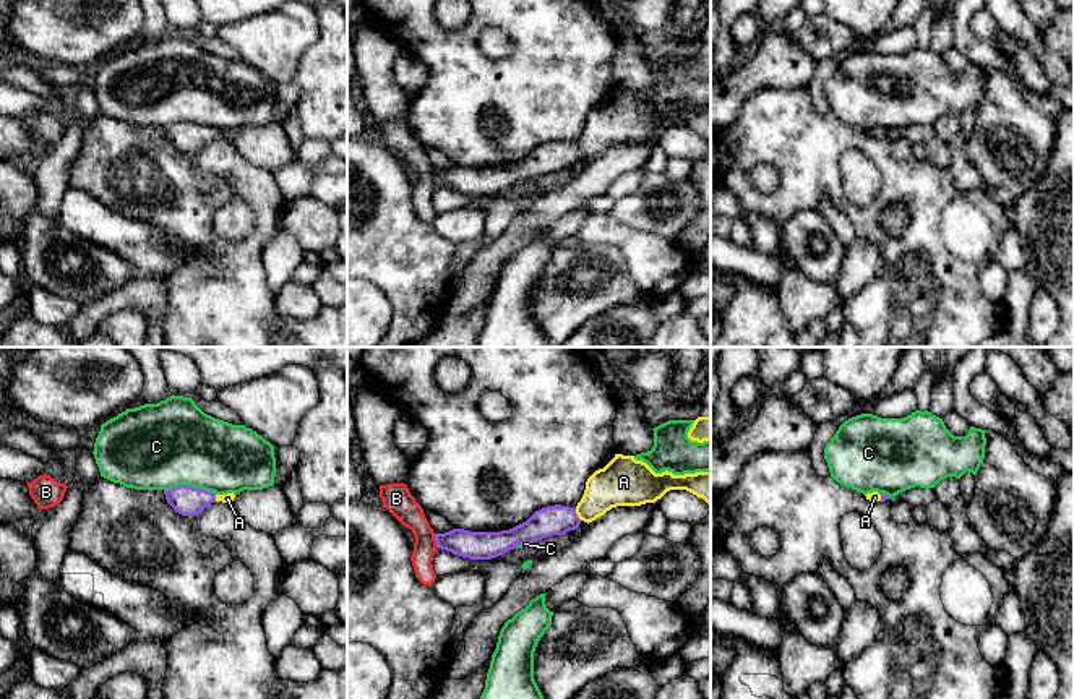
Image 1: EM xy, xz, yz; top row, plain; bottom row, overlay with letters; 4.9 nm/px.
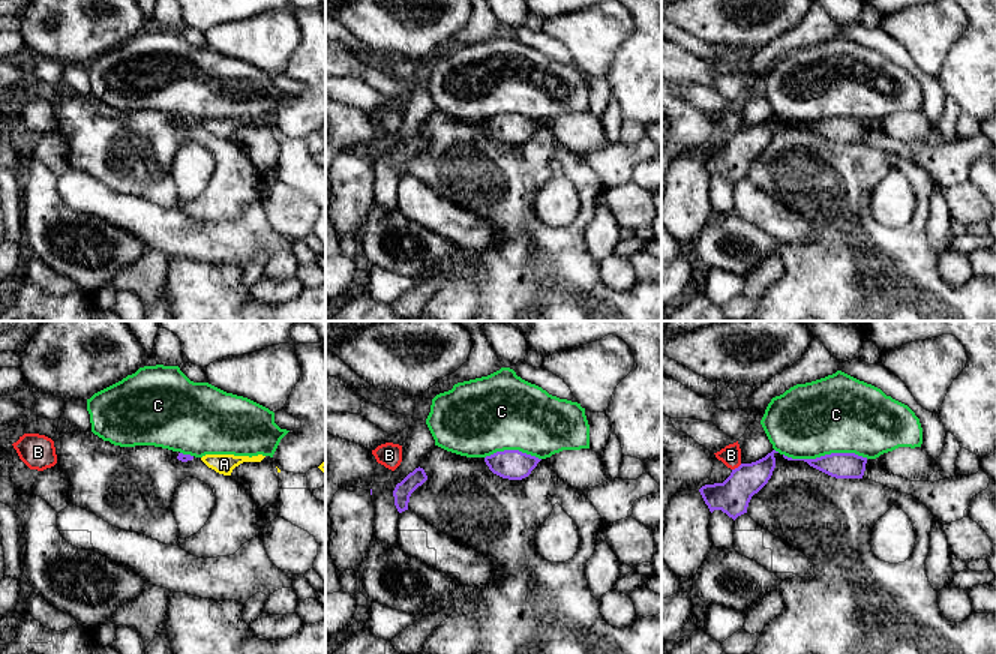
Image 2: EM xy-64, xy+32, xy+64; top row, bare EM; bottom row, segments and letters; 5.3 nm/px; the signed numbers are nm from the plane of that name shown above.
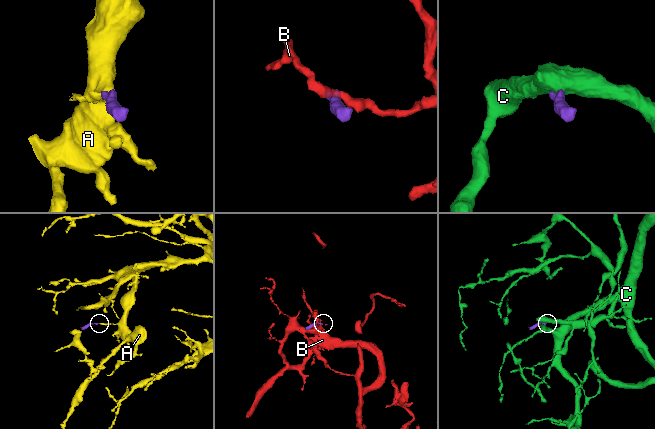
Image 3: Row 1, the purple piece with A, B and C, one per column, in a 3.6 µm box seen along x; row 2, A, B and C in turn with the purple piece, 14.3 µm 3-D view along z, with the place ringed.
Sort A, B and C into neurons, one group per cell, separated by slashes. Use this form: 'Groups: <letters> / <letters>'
Groups: A / B / C

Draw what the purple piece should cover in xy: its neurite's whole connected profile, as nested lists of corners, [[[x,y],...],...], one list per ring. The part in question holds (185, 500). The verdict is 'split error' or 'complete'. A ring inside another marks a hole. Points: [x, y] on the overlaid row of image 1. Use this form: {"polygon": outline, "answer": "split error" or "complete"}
{"polygon": [[[178,485],[164,491],[167,503],[182,516],[198,516],[214,501],[232,504],[235,495],[216,495],[190,485]]], "answer": "split error"}

